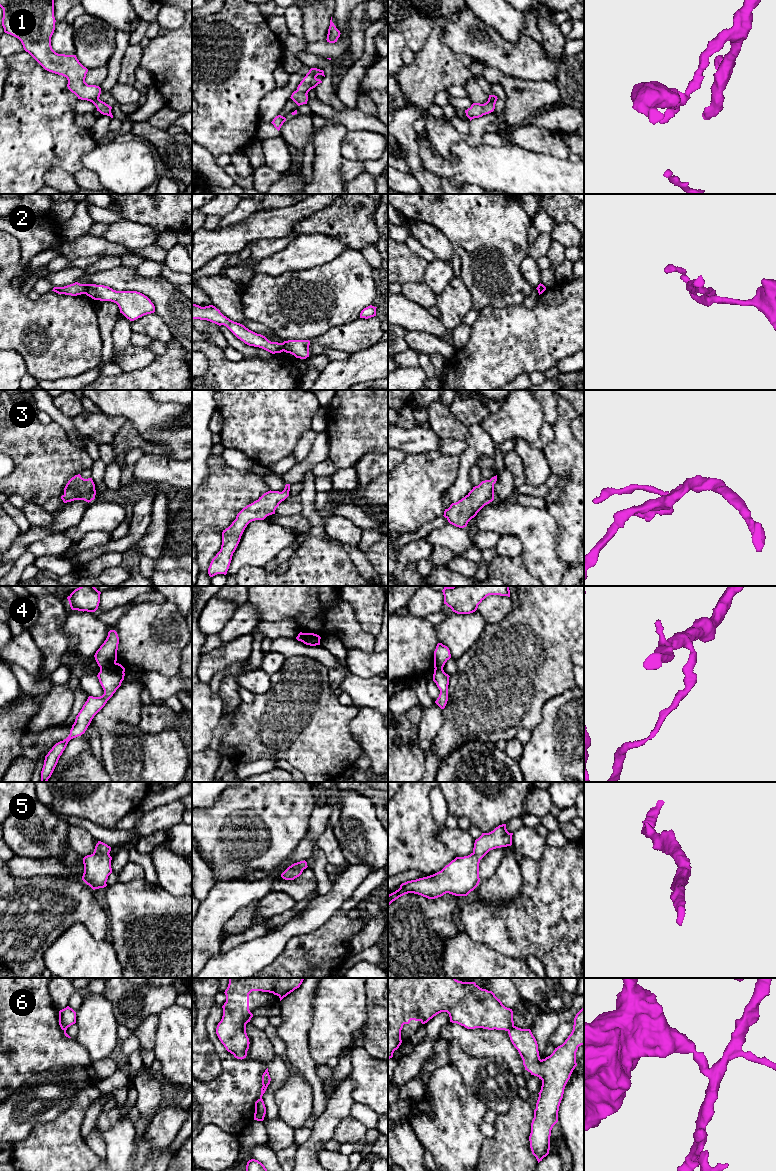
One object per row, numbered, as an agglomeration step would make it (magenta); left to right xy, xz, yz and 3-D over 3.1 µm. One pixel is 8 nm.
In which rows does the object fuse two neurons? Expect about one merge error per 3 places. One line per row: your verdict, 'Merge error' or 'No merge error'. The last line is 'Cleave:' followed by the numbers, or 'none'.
1: No merge error
2: Merge error
3: No merge error
4: Merge error
5: No merge error
6: Merge error
Cleave: 2, 4, 6

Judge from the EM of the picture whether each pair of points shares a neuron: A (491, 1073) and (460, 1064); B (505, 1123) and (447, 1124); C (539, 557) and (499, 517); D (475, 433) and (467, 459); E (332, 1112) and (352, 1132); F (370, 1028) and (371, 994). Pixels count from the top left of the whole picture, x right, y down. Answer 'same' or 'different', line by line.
A: same
B: different
C: same
D: same
E: different
F: same

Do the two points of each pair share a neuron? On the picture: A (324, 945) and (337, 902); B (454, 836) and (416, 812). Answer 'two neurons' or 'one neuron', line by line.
A: two neurons
B: two neurons

